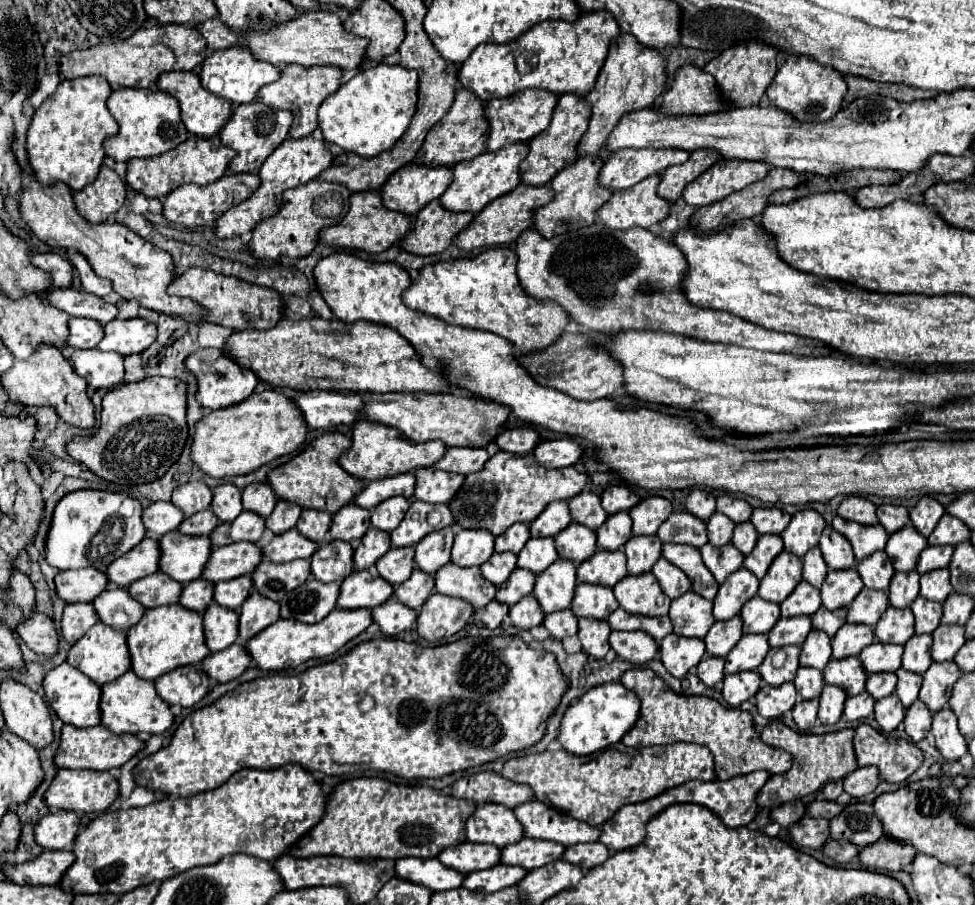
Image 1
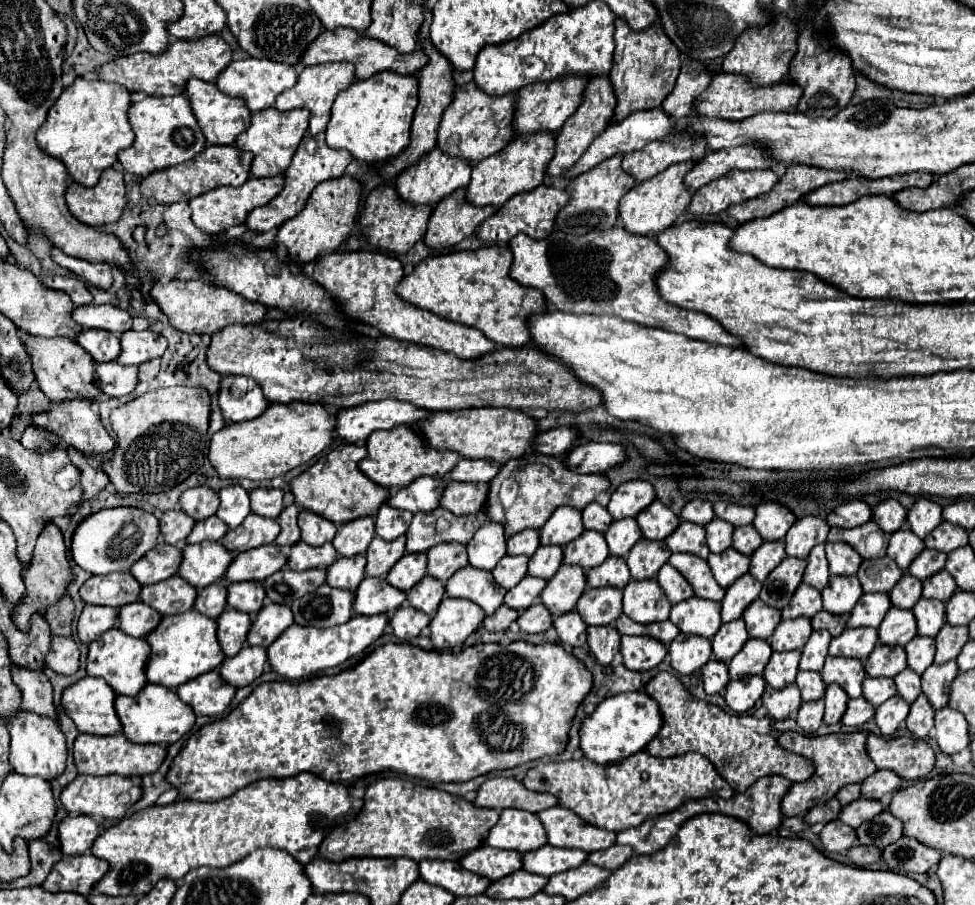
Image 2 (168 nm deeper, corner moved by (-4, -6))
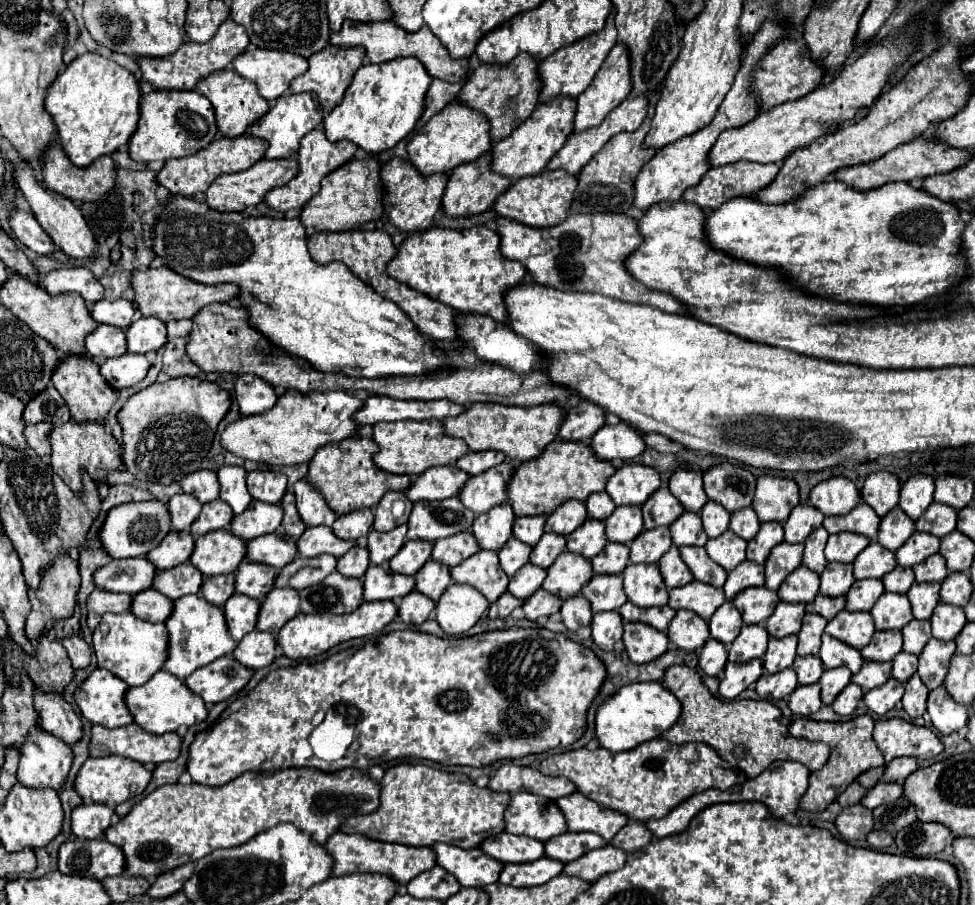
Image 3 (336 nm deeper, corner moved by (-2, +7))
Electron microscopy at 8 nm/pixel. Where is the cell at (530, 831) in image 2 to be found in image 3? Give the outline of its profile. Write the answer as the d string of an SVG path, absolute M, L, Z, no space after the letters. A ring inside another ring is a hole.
M518 792L512 796L506 810L506 832L546 842L568 832L568 826L554 800L540 798L530 792Z

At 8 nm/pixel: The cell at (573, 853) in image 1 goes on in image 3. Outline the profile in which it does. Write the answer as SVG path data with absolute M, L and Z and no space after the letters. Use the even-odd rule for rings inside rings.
M628 822L610 842L616 848L622 848L626 852L634 852L640 850L642 846L646 846L652 840L652 832L646 828L644 822Z

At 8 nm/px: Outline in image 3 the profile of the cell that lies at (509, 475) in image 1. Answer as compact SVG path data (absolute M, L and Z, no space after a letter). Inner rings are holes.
M554 440L542 452L542 456L524 462L516 468L510 486L508 486L508 500L516 512L516 516L536 516L536 514L552 514L560 504L566 500L580 500L594 492L602 492L606 488L606 480L616 472L616 468L596 458L592 448L584 442L566 442Z

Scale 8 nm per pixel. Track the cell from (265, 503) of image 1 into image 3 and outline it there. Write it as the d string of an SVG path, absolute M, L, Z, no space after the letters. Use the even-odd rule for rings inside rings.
M254 470L248 472L248 492L262 502L280 502L286 492L286 476L282 472Z

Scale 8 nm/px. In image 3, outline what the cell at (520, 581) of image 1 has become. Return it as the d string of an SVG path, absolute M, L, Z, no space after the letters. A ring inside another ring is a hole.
M526 564L524 568L520 568L520 572L516 572L516 576L510 578L508 590L516 596L526 600L528 596L532 596L544 582L546 578L546 570L544 568L536 568L534 564Z

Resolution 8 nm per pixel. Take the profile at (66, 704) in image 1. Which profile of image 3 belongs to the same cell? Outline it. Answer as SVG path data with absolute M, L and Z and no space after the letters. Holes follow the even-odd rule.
M96 668L76 692L76 704L92 724L106 728L132 724L134 716L124 702L126 690L128 684L124 680L104 668Z

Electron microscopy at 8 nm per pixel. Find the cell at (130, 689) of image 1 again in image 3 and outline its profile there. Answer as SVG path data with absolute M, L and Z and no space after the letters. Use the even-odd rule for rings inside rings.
M160 670L148 684L130 688L126 692L126 706L134 716L134 722L152 734L164 734L164 730L176 732L182 726L194 726L206 720L208 708L200 696L196 696L180 678L172 676L166 670ZM158 726L158 728L156 728Z

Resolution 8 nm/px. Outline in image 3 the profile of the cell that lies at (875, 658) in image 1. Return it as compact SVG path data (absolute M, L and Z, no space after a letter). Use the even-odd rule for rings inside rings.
M888 630L888 632L874 632L872 642L862 648L864 660L876 662L890 662L902 650L902 632Z

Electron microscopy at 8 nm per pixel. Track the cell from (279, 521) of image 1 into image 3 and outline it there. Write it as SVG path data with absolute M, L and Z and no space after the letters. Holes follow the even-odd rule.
M286 492L286 496L282 498L282 508L284 508L282 528L284 528L286 536L290 536L292 540L298 540L302 536L302 532L306 530L306 524L302 522L302 518L296 510L296 498L292 492Z

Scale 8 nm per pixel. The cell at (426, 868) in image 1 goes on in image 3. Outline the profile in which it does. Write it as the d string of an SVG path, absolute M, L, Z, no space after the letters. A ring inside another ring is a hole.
M436 844L432 846L438 858L438 864L454 874L462 886L488 886L498 882L498 876L504 868L502 862L494 860L476 850L462 850L452 844Z

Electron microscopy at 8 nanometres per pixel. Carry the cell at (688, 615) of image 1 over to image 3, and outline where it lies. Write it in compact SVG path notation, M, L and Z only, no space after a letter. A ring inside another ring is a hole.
M692 580L686 586L672 588L668 604L674 610L686 608L686 610L700 614L700 618L710 620L710 616L716 612L716 608L720 608L724 602L726 602L726 598L724 598L722 588L714 588L710 584Z

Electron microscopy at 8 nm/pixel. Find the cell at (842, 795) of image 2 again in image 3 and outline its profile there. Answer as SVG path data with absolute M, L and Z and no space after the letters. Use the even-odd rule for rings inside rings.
M876 768L876 770L868 770L868 772L864 772L860 778L858 778L858 782L860 784L864 784L864 788L872 788L872 784L876 784L876 782L880 782L880 778L882 778L882 768Z

